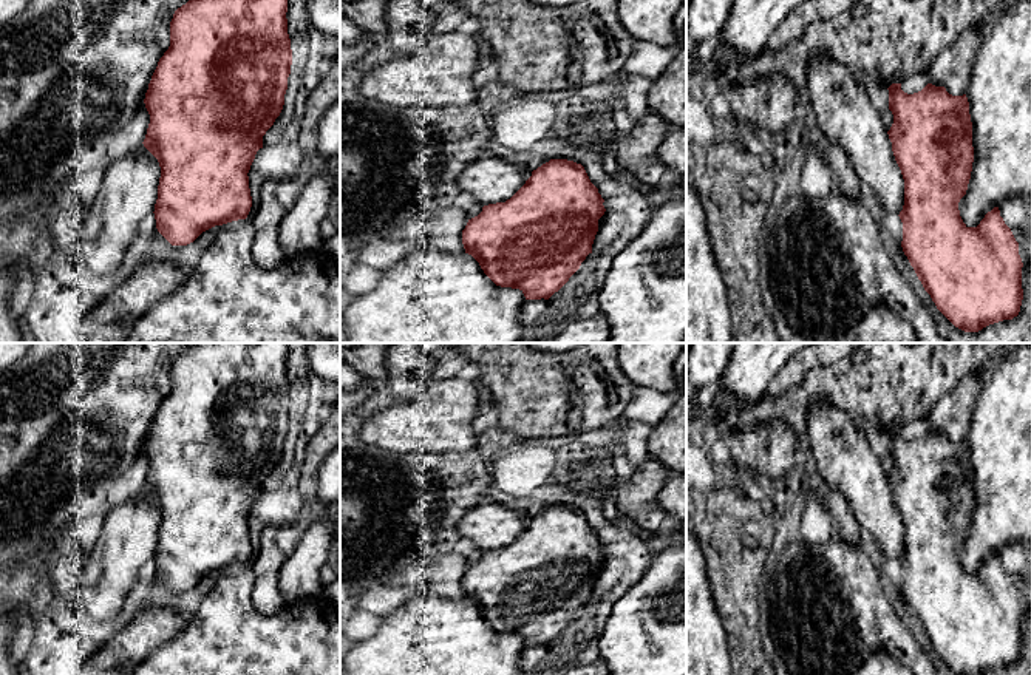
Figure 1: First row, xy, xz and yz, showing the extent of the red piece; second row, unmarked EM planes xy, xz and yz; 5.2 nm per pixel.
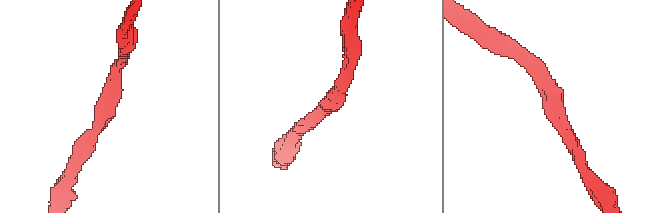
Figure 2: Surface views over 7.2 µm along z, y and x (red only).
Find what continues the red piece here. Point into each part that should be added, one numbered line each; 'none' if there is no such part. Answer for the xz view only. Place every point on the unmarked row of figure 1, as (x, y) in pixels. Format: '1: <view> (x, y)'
1: xz (489, 525)

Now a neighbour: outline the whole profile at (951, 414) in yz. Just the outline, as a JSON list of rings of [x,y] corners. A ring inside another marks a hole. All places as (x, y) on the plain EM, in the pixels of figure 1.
[[[978,371],[965,375],[948,395],[934,405],[927,417],[929,429],[944,432],[952,442],[966,440],[982,383]]]

